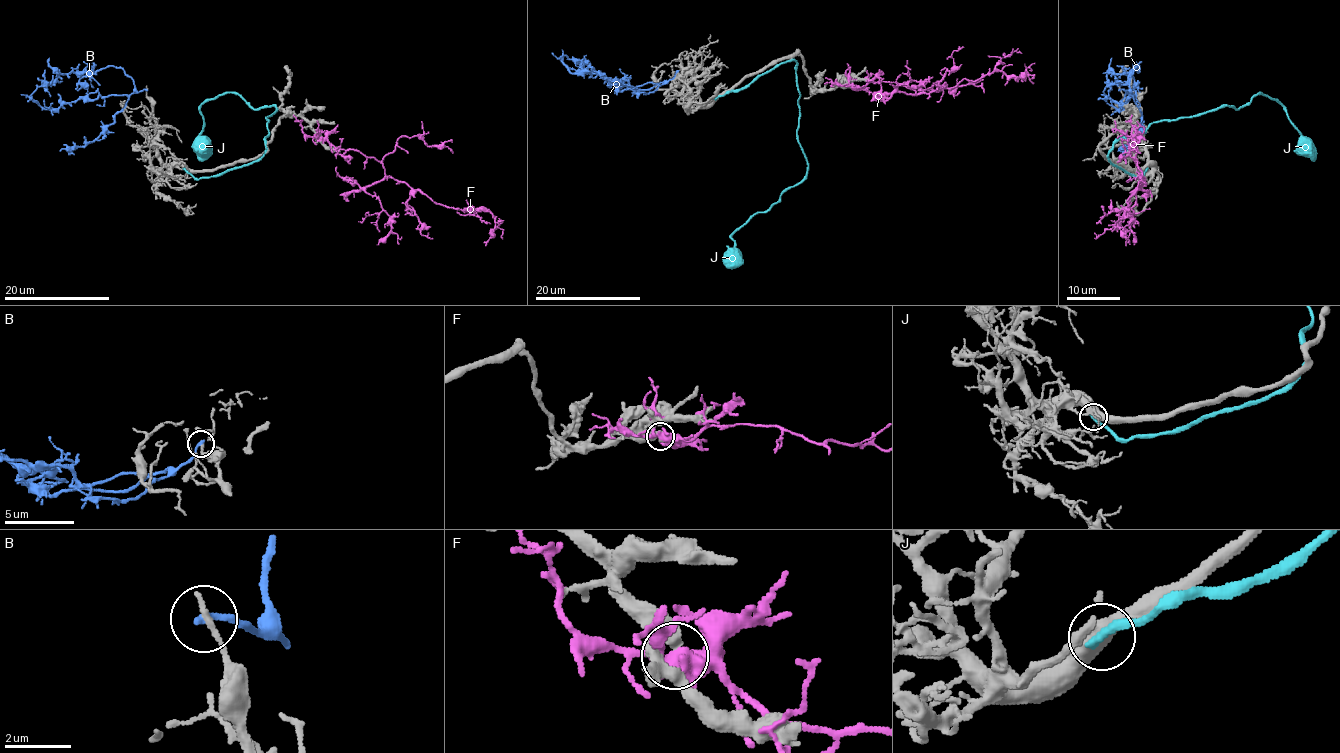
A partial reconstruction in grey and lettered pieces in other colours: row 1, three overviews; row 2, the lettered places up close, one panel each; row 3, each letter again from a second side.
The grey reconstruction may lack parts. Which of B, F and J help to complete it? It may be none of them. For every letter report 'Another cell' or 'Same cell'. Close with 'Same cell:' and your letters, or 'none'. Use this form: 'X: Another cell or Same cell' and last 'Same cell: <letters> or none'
B: Another cell
F: Another cell
J: Same cell
Same cell: J

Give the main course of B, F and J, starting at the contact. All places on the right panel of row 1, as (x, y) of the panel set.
B: (1119, 89), (1130, 89), (1137, 64), (1130, 72), (1116, 73), (1114, 83), (1108, 80), (1107, 69)
F: (1134, 138), (1130, 150), (1141, 176), (1118, 221), (1128, 241)
J: (1145, 170), (1132, 176), (1110, 160), (1111, 147), (1153, 122), (1239, 109), (1260, 92), (1283, 106), (1314, 160)

